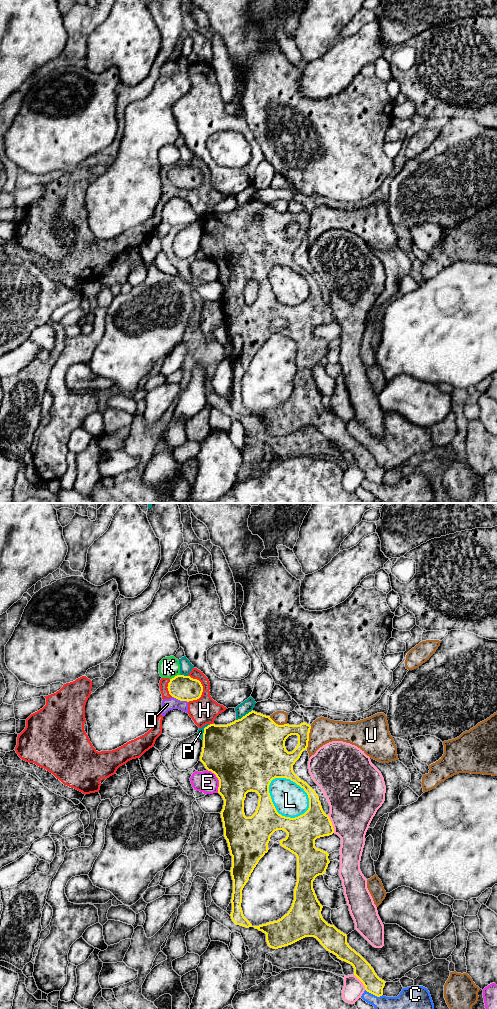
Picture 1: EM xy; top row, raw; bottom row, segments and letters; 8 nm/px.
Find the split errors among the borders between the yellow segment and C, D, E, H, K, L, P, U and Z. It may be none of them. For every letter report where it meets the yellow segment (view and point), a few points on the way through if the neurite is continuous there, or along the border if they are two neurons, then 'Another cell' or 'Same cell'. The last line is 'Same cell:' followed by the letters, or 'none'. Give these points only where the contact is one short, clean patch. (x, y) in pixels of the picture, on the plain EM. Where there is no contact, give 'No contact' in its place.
C: Touches yellow at xy (374, 482). Another cell
D: Touches yellow at xy (180, 188). Boundary: xy (172, 184), (187, 190). Another cell
E: Touches yellow at xy (218, 267). Another cell
H: Touches yellow at xy (202, 177). Another cell
K: Touches yellow at xy (175, 164). Another cell
L: Touches yellow at xy (301, 275). Another cell
P: Touches yellow at xy (204, 219). Another cell
U: Touches yellow at xy (308, 225). Another cell
Z: Touches yellow at xy (331, 312). Another cell
Same cell: none

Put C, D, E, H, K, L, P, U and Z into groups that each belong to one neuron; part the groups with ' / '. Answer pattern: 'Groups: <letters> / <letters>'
Groups: C / D H / E / K / L U / P / Z

